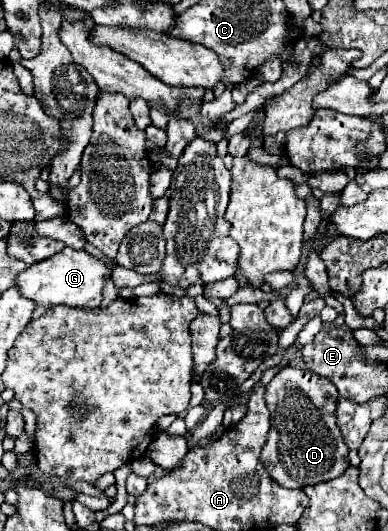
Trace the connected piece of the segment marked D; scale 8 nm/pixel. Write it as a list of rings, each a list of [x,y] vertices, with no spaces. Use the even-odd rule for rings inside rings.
[[[282,368],[266,386],[266,406],[272,414],[272,428],[268,442],[262,450],[262,462],[266,462],[272,478],[284,488],[304,488],[308,484],[326,482],[346,472],[348,446],[336,426],[334,408],[338,392],[332,382],[312,374],[310,370]]]

